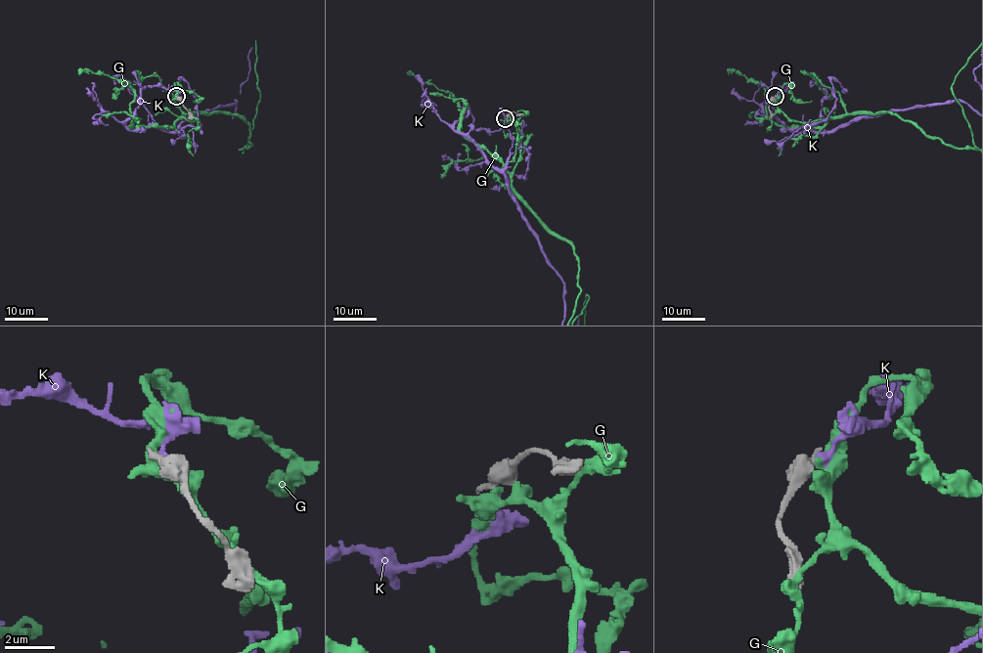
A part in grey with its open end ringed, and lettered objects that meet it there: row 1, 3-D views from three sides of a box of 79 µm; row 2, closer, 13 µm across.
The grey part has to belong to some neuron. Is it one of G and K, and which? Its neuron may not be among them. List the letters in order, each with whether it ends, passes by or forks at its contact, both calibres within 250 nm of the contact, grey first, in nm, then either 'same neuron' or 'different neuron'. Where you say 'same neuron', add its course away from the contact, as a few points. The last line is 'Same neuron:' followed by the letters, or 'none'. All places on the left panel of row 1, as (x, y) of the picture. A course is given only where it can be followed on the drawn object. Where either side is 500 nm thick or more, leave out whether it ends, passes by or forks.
G: 550 nm thick on the grey side, 440 nm on the other; different neuron
K: 600 nm thick on the grey side, 280 nm on the other; different neuron
Same neuron: none

